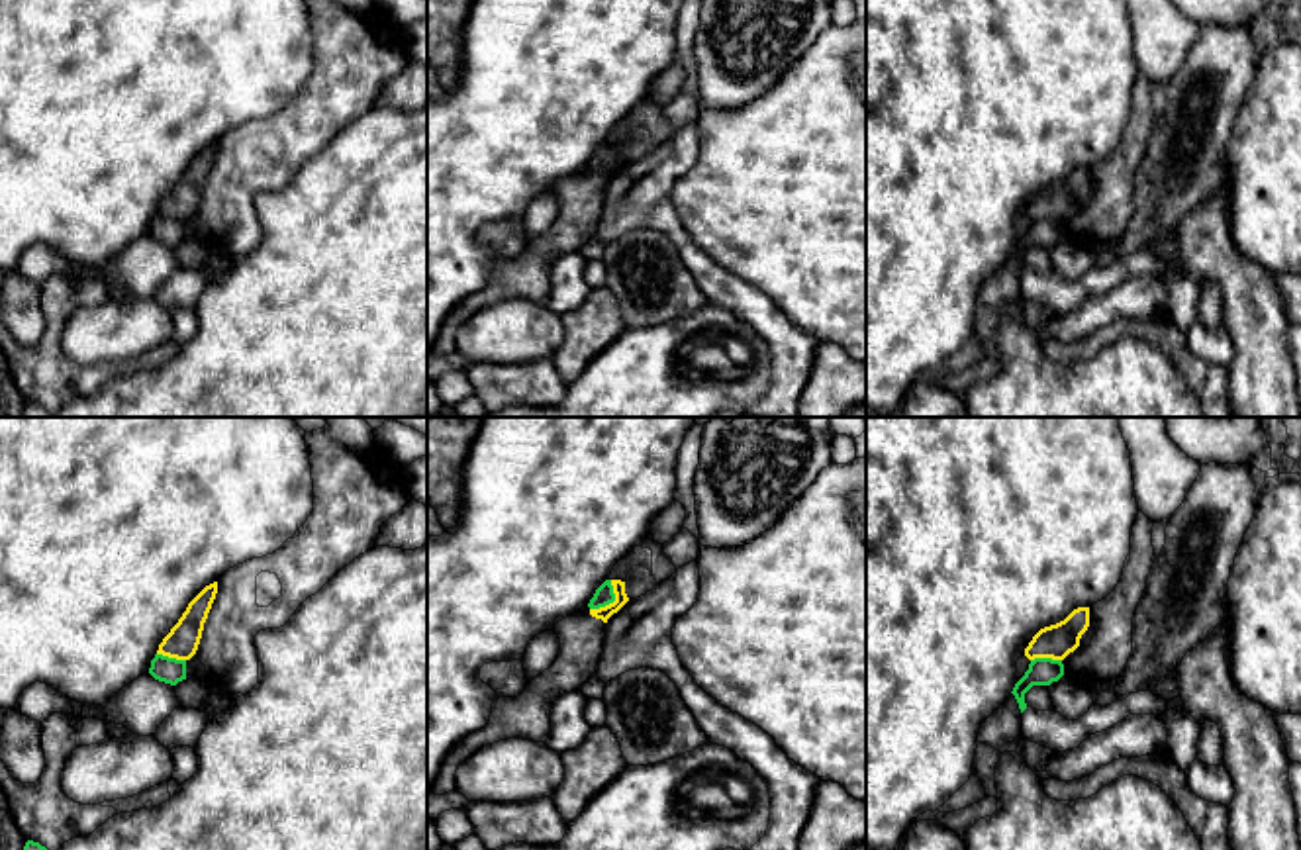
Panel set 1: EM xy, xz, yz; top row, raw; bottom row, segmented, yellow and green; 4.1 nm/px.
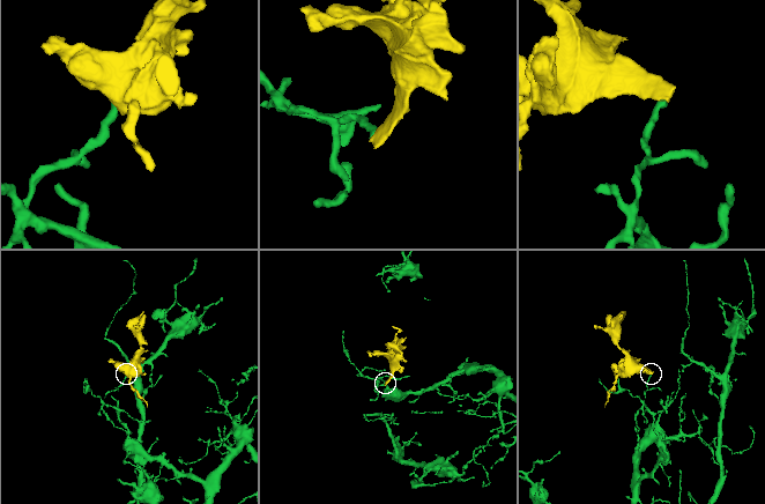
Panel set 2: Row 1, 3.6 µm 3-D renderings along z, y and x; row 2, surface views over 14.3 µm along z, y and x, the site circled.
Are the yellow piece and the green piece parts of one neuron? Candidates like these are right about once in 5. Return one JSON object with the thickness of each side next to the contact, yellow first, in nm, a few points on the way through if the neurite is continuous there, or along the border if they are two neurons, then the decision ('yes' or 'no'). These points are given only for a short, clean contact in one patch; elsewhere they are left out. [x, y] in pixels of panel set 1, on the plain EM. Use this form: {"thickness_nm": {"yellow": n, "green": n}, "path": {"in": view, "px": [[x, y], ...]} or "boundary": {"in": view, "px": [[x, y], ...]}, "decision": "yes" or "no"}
{"thickness_nm": {"yellow": 60, "green": 80}, "boundary": {"in": "xz", "px": [[612, 141], [614, 161], [590, 171]]}, "decision": "no"}

